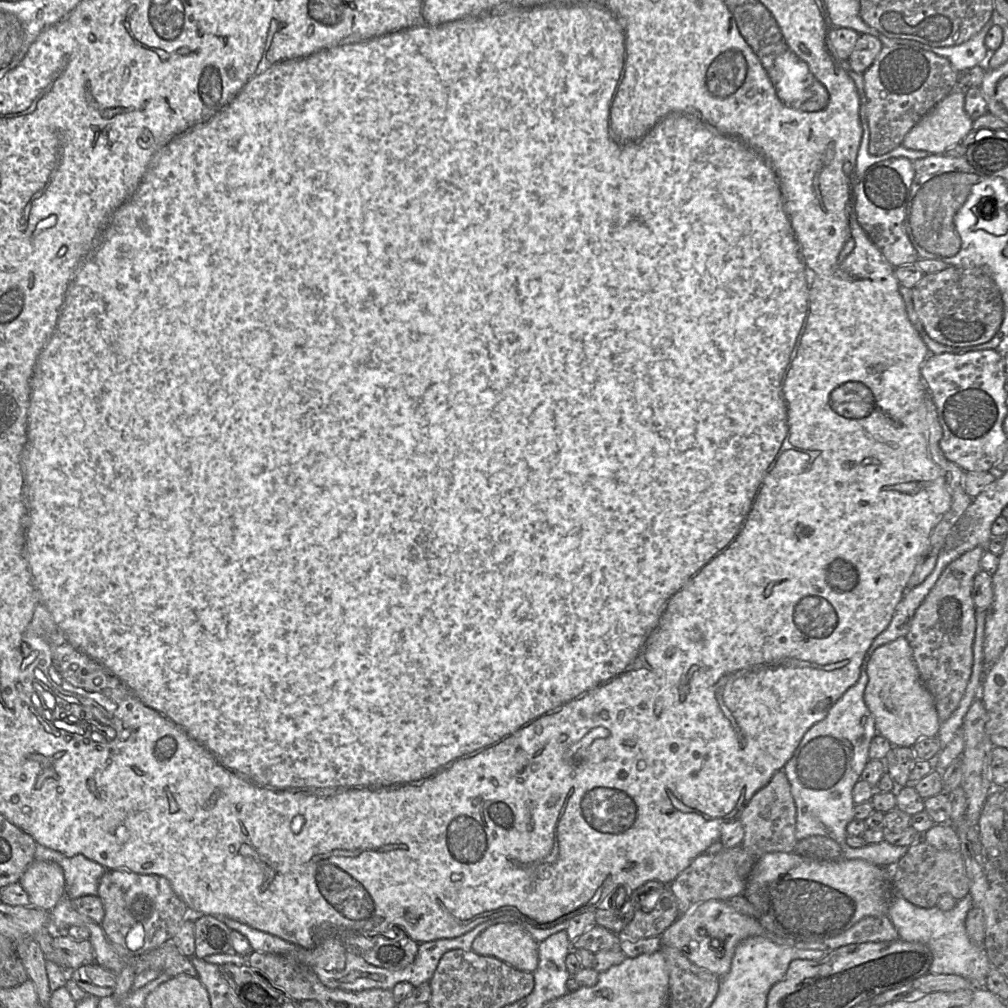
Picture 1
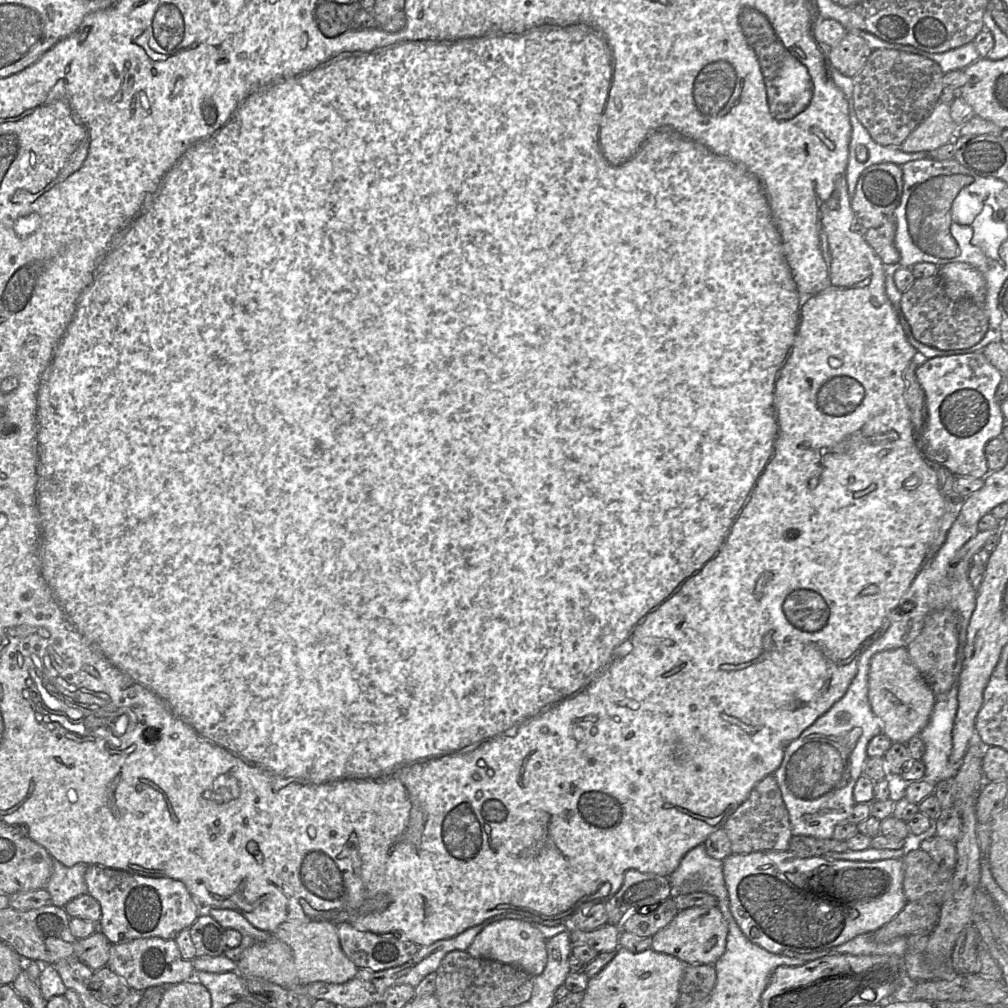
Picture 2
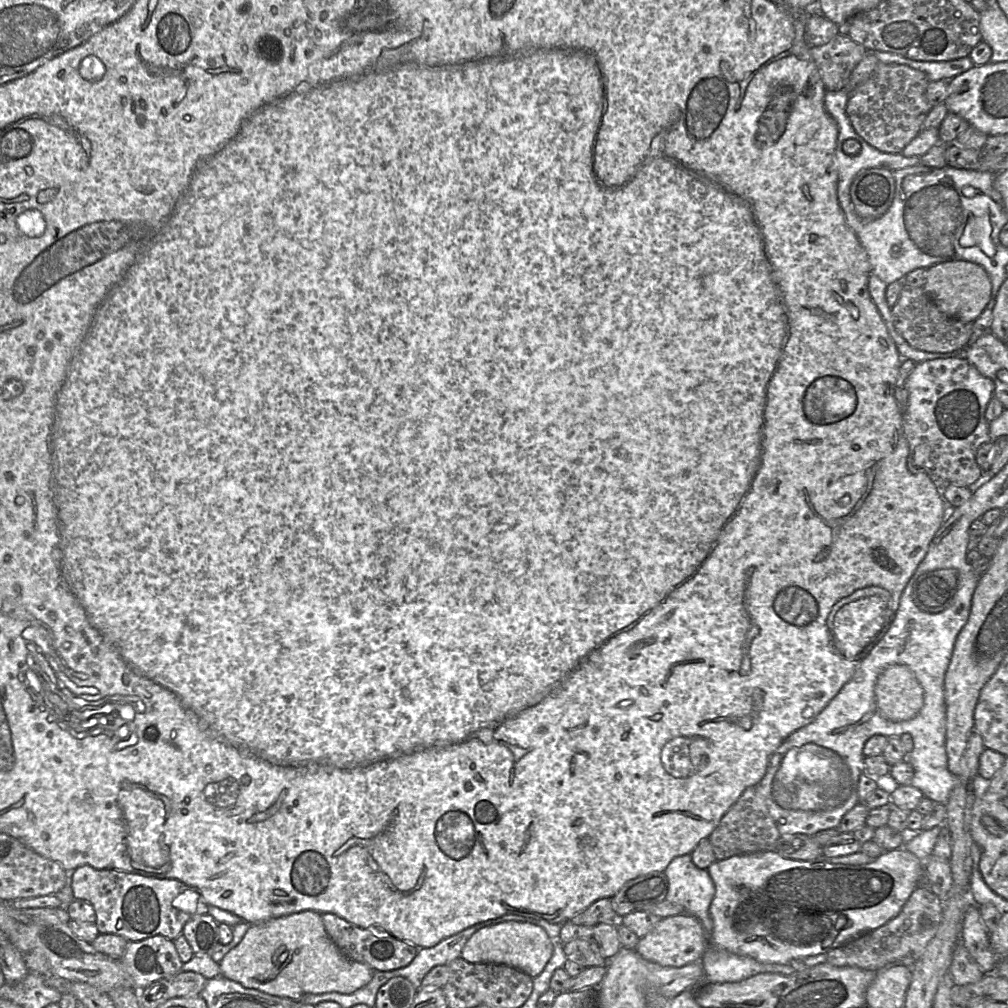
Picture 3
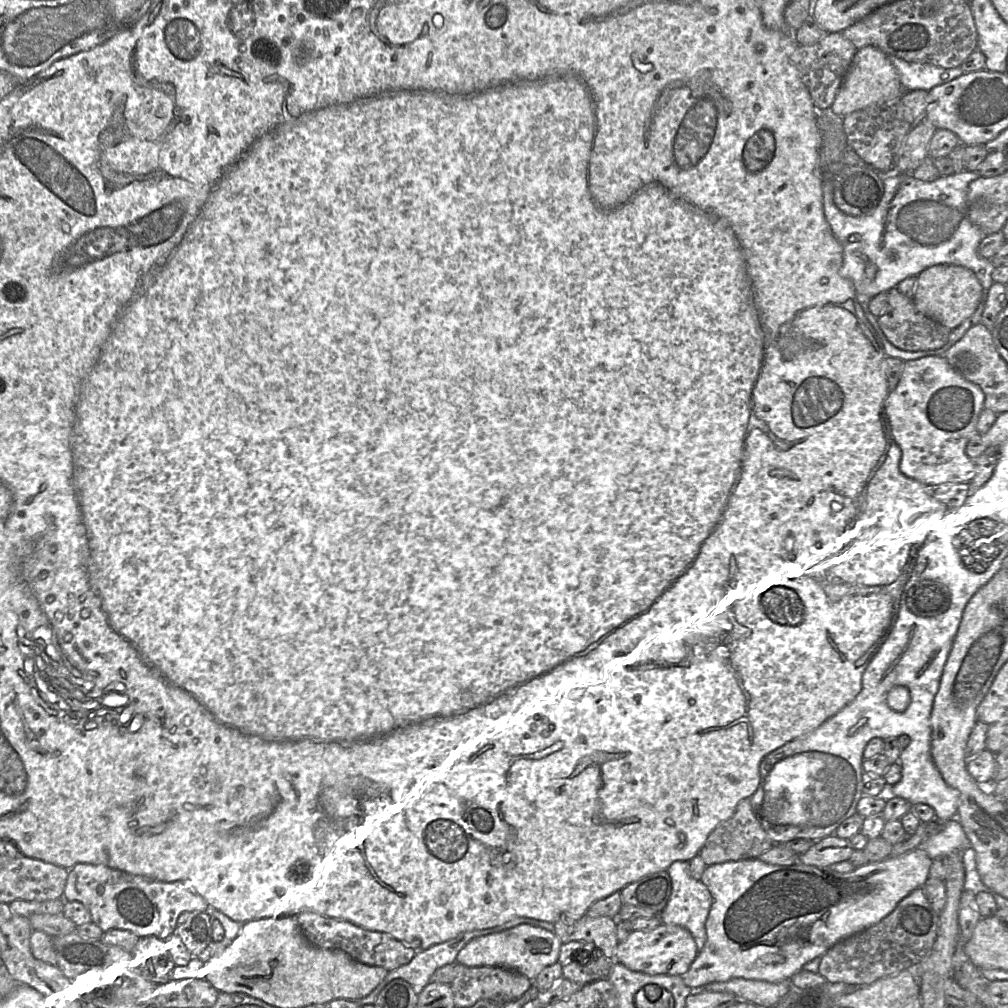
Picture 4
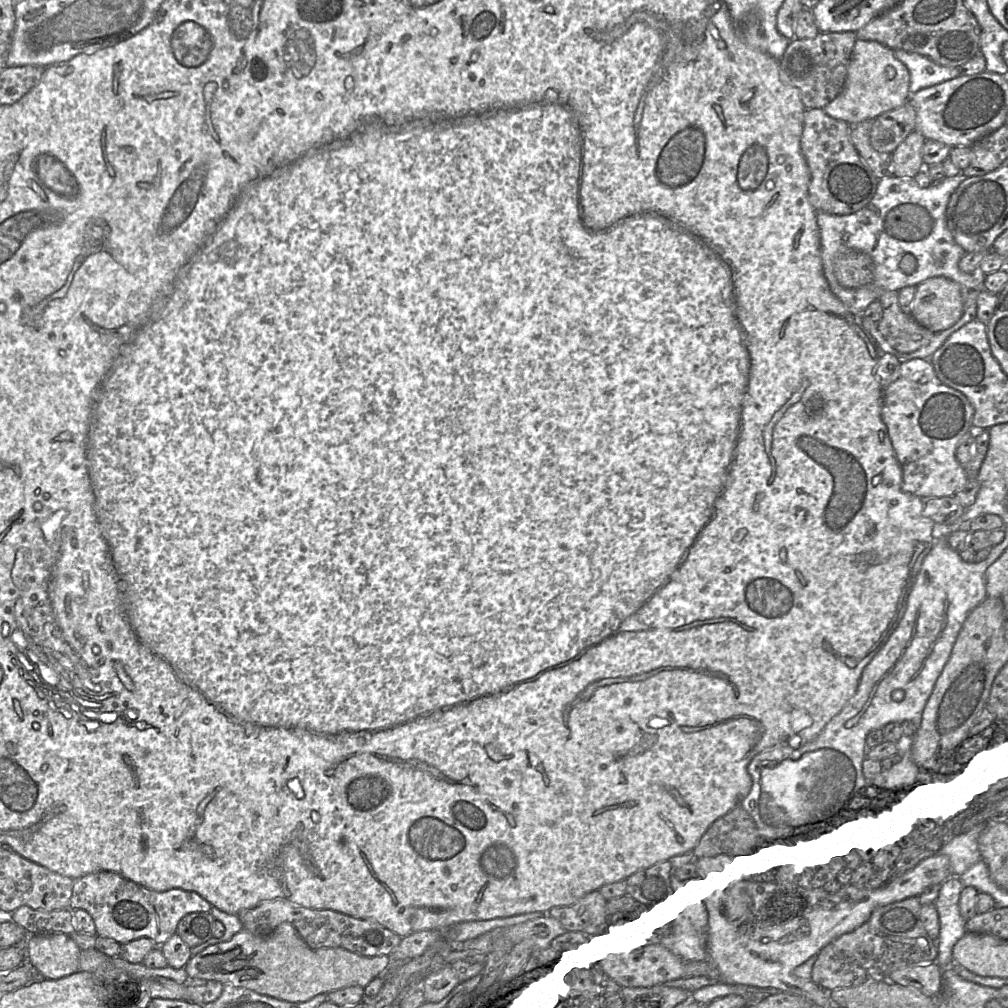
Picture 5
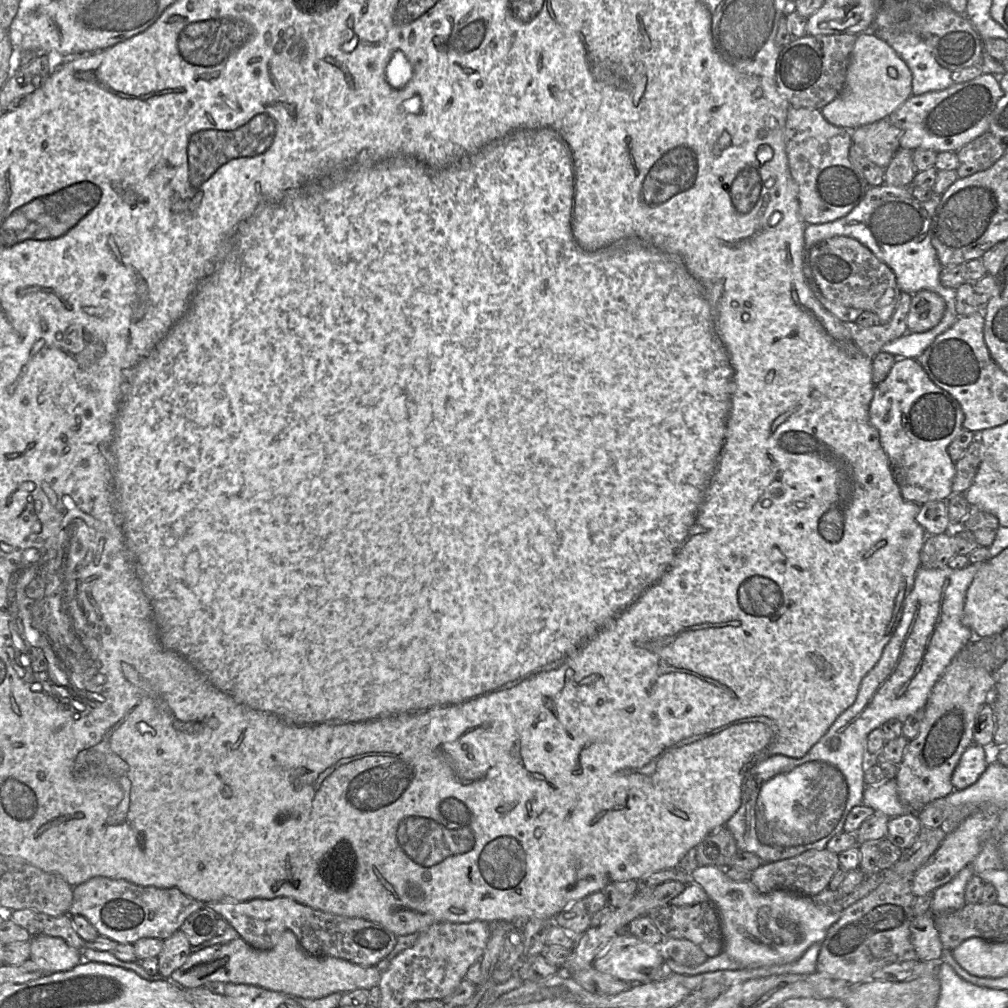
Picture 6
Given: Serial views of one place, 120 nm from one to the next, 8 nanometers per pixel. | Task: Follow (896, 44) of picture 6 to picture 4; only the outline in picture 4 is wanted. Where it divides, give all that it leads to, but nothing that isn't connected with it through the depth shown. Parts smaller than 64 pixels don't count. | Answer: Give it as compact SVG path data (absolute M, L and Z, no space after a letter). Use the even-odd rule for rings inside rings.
M887 55L896 68L900 82L906 91L926 90L949 82L964 72L961 67L946 69L928 63L908 62L894 55Z

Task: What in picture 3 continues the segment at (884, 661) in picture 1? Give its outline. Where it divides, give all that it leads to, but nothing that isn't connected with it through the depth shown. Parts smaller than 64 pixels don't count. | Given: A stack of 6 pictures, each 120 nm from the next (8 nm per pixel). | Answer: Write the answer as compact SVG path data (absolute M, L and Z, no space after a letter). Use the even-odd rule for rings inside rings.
M890 665L878 676L875 697L880 714L891 721L914 718L924 705L924 690L906 665Z

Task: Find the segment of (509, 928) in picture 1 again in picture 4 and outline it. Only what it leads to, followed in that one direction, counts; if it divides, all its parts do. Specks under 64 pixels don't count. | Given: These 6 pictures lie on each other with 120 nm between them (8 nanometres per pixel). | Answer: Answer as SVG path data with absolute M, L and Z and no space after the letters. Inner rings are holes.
M520 924L472 939L459 951L456 962L466 967L489 966L510 969L533 981L544 968L558 962L561 944L554 932L529 924Z

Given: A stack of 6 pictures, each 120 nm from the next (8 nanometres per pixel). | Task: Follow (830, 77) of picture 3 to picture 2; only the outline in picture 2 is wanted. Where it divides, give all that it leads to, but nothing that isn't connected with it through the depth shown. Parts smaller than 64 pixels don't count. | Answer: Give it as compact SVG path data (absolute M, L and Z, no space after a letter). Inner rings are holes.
M847 33L838 45L829 49L829 60L833 69L853 78L863 68L872 52L862 37Z

